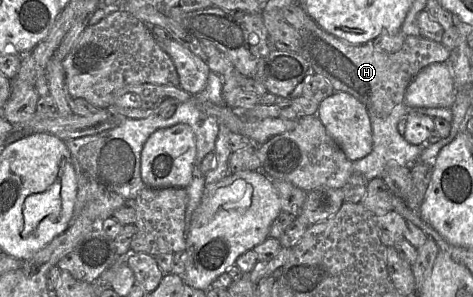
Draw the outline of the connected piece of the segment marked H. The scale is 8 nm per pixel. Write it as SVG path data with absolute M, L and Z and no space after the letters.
M306 16L304 24L296 30L299 40L298 53L308 62L312 71L331 83L336 92L353 96L367 111L381 118L387 117L395 106L404 103L408 86L421 70L431 64L447 62L450 57L450 51L441 42L422 36L406 36L401 49L395 53L381 51L372 42L360 46L351 45L321 29L309 16Z

